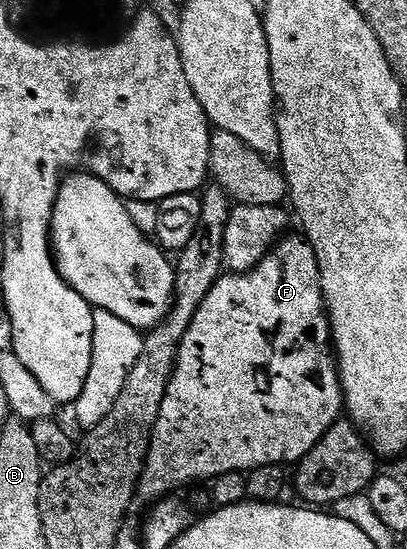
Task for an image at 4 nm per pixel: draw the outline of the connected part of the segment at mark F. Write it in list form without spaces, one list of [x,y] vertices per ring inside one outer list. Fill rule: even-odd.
[[[286,236],[275,245],[270,253],[265,254],[251,270],[242,274],[223,273],[218,283],[204,296],[204,304],[196,312],[190,330],[178,349],[178,363],[174,365],[174,376],[168,384],[164,404],[160,404],[160,416],[156,420],[154,435],[150,441],[150,451],[146,457],[146,466],[142,469],[142,481],[138,483],[138,494],[151,500],[163,499],[173,495],[181,486],[202,484],[207,480],[220,477],[224,472],[249,472],[261,466],[285,467],[286,462],[297,464],[339,421],[344,410],[342,379],[338,377],[336,351],[332,345],[330,320],[326,313],[326,299],[322,297],[322,277],[316,260],[316,252],[305,237]]]

